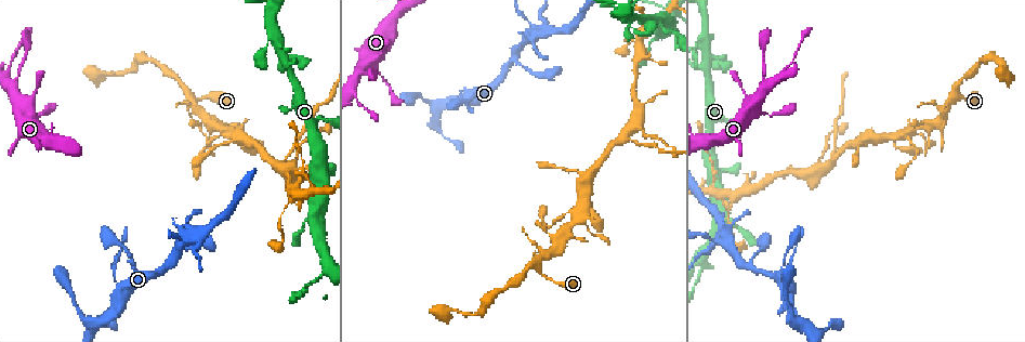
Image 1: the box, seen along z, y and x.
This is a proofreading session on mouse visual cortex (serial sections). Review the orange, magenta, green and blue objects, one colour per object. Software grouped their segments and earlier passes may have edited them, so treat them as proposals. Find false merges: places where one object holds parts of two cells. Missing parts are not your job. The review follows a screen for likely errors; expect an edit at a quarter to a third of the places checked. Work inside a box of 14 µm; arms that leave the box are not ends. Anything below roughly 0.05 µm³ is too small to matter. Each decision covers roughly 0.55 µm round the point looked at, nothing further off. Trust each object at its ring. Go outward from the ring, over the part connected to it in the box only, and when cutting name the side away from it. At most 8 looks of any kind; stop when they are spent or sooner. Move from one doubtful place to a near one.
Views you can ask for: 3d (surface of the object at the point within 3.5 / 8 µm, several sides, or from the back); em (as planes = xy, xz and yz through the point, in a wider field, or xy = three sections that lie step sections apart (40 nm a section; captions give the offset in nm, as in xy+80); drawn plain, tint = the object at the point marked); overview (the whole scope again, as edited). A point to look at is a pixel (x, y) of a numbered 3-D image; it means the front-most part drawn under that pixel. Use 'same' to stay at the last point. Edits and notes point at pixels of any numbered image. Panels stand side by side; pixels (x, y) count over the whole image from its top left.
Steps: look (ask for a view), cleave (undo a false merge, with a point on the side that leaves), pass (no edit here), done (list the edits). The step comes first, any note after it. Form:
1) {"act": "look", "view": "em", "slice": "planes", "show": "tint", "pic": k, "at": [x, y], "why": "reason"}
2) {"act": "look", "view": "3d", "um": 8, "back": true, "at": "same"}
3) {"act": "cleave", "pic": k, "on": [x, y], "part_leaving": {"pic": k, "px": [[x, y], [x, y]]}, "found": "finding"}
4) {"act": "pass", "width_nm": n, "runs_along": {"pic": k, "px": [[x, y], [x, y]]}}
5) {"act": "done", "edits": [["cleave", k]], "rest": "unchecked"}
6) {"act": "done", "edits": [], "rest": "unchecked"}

{"act": "look", "view": "3d", "um": 8, "pic": 1, "at": [276, 168], "why": "three arms meet"}

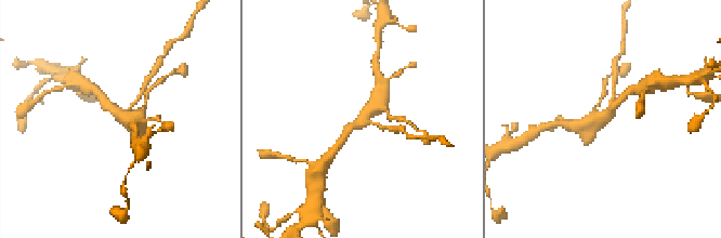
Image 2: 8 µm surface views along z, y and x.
{"act": "look", "view": "em", "slice": "xy", "step": 3, "show": "tint", "pic": 2, "at": [119, 115]}

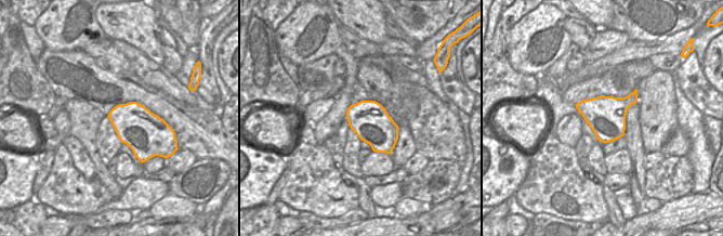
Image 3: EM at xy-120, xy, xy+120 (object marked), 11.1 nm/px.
{"act": "cleave", "pic": 2, "on": [142, 90], "border": {"pic": 3, "px": [[629, 94], [636, 101]]}, "found": "two cells meet here"}

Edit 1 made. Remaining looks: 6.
{"act": "look", "view": "overview", "why": "see it whole again"}

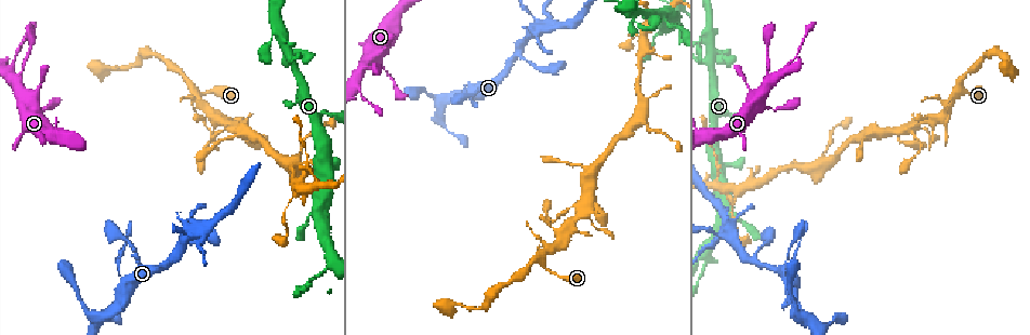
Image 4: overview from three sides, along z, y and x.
{"act": "look", "view": "3d", "um": 8, "pic": 4, "at": [286, 53], "why": "thin arm on a thick one"}

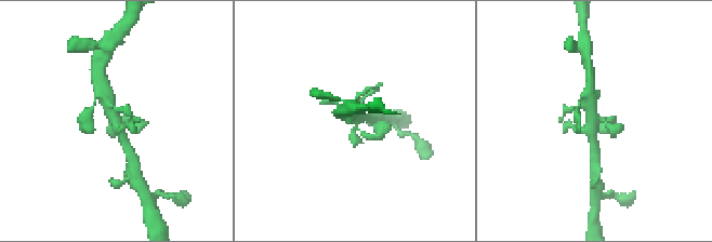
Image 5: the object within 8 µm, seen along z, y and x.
{"act": "look", "view": "3d", "um": 3.5, "pic": 5, "at": [361, 117]}

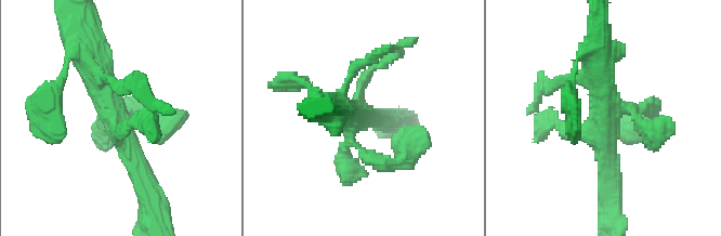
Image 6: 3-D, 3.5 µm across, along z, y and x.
{"act": "pass", "runs_along": {"pic": 6, "px": [[140, 170], [80, 44]]}, "found": "continuous, no second cell"}

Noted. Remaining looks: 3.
{"act": "look", "view": "3d", "um": 3.5, "pic": 4, "at": [725, 233], "why": "four arms meet"}

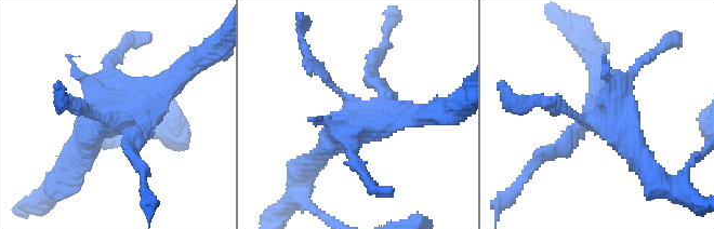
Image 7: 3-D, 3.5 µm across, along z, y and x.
{"act": "look", "view": "em", "slice": "xy", "step": 5, "show": "tint", "pic": 7, "at": [127, 116]}

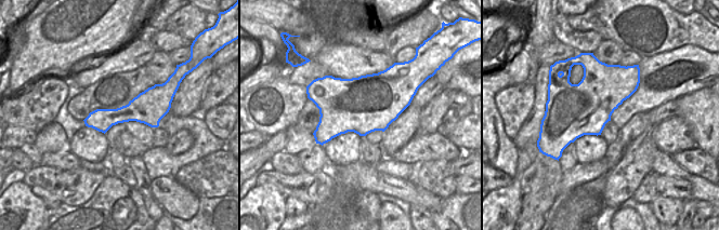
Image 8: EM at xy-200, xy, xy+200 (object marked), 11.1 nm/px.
{"act": "pass", "width_nm": 650, "runs_along": {"pic": 7, "px": [[70, 164], [117, 105], [173, 84]]}, "found": "all the same cell"}

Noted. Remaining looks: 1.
{"act": "done", "edits": [["cleave", 2]], "rest": "unchecked"}

